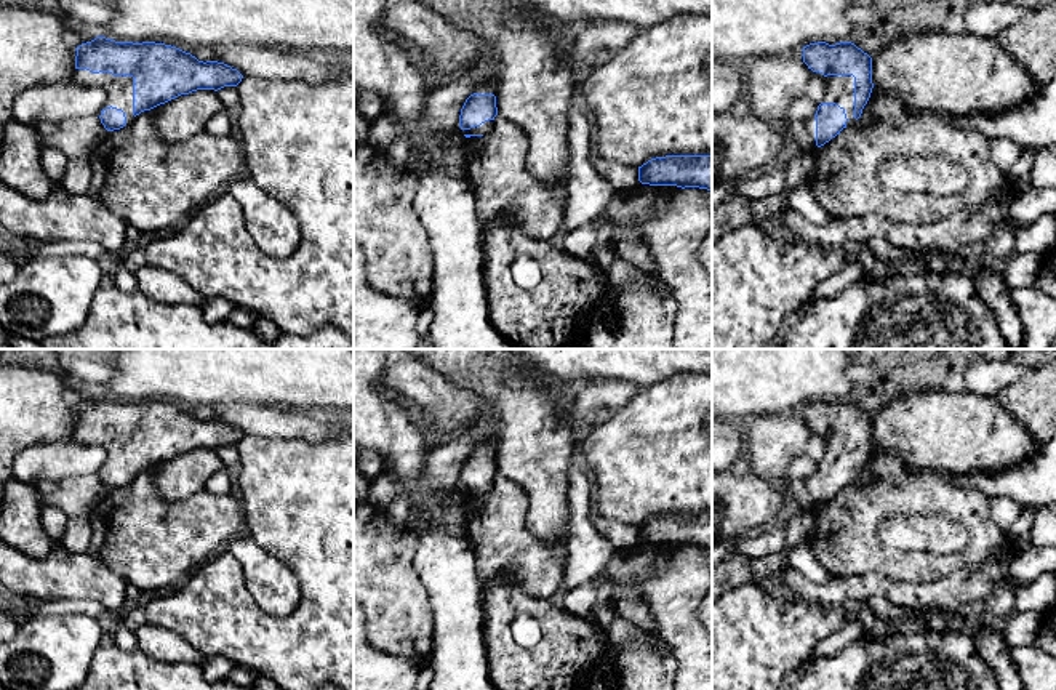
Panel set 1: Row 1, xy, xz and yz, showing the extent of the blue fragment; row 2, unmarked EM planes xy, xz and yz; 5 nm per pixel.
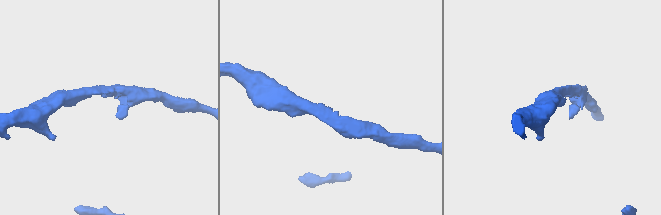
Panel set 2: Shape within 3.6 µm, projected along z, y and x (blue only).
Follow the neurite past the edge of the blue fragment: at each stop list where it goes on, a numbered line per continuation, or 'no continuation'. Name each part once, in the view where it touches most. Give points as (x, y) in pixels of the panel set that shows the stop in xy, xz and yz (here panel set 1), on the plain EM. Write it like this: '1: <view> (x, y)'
1: xy (119, 447)

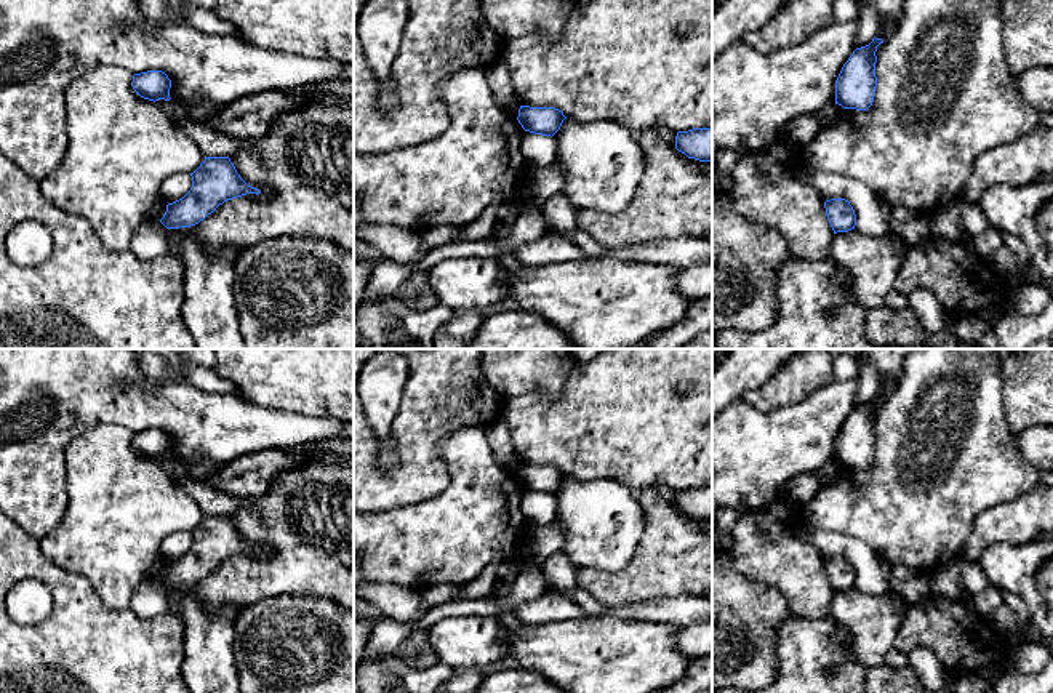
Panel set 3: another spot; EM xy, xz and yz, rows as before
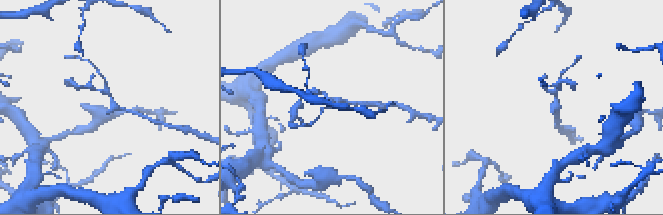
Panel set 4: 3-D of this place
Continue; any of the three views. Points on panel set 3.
no continuation

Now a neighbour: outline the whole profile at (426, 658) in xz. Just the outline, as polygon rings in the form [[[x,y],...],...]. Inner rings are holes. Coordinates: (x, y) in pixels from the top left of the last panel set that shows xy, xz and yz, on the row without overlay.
[[[426,643],[411,661],[411,666],[416,669],[429,669],[434,667],[435,664],[438,664],[437,656],[429,643]]]

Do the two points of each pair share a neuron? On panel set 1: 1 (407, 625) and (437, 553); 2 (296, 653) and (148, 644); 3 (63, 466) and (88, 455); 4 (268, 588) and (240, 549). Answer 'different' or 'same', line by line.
1: different
2: different
3: same
4: same

